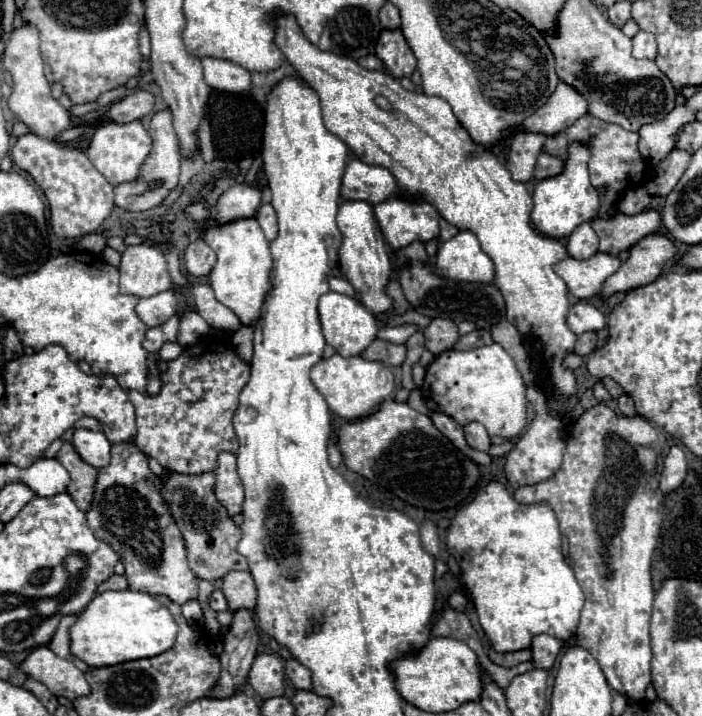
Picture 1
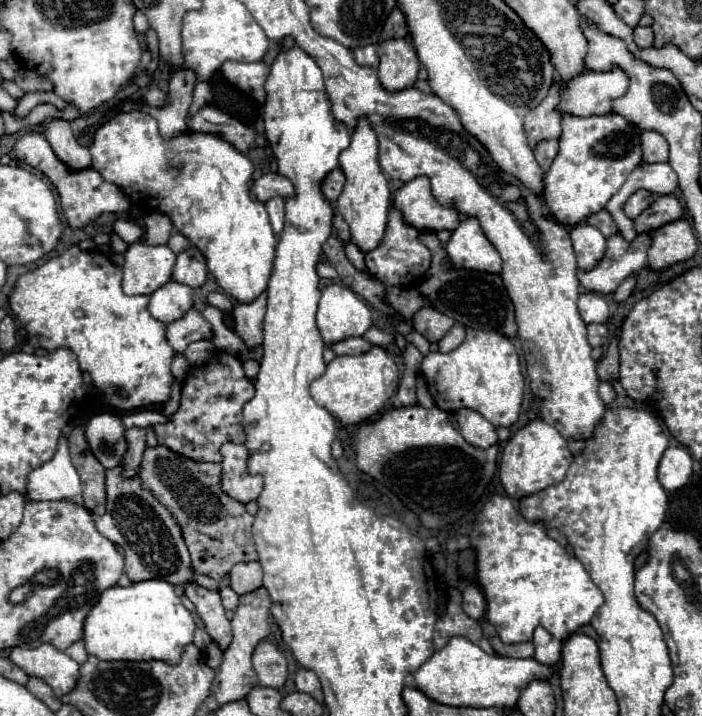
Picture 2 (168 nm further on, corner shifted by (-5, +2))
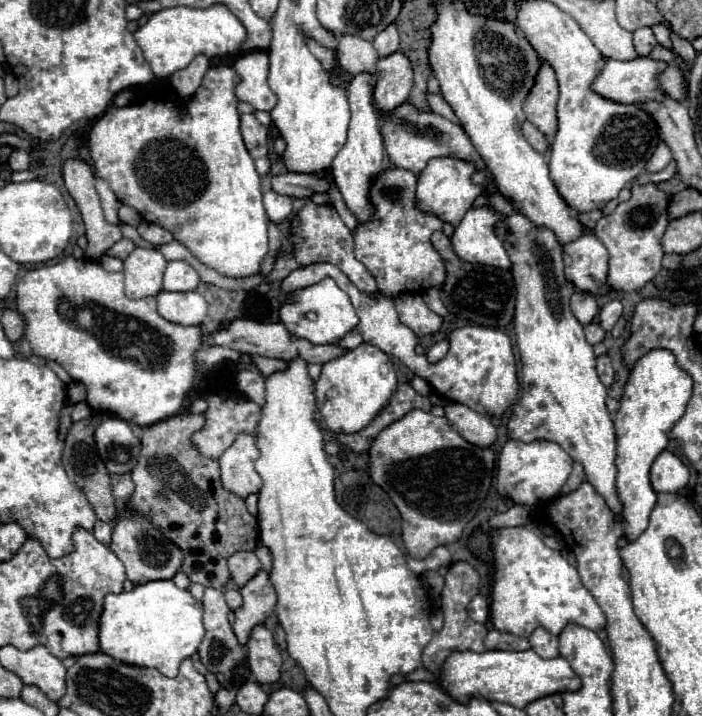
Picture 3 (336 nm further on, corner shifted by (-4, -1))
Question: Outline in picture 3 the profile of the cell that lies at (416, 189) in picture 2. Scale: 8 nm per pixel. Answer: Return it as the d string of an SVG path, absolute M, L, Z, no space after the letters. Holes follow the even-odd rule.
M452 158L430 160L428 166L418 174L418 188L416 188L418 208L422 208L422 212L430 212L430 214L438 216L442 222L458 226L460 212L464 216L470 210L476 196L482 192L480 186L472 184L472 180L470 180L472 174L474 174L474 166L470 162L452 160Z

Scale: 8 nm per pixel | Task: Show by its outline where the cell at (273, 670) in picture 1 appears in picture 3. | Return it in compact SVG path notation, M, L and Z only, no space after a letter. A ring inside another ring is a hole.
M256 626L246 644L246 656L250 664L252 680L258 684L274 684L280 678L282 658L274 646L272 634L266 626Z

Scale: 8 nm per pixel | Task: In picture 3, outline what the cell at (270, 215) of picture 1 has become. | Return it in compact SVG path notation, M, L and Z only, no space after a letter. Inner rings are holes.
M266 190L264 192L264 208L266 208L266 214L268 214L270 222L282 224L292 214L292 198L280 196L272 190Z

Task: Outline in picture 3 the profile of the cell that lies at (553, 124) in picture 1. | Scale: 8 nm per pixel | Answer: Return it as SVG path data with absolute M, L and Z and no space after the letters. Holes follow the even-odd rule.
M636 58L636 60L606 60L604 70L594 80L594 92L606 96L608 100L618 100L618 104L638 104L644 100L662 100L662 88L656 82L656 76L666 68L664 62L656 62L650 58Z

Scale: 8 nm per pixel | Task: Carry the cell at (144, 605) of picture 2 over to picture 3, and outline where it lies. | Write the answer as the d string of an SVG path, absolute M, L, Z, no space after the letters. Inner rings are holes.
M172 580L138 584L130 592L108 594L98 630L98 652L108 654L124 664L156 668L174 678L184 658L190 658L204 636L202 604L188 590L176 588Z

